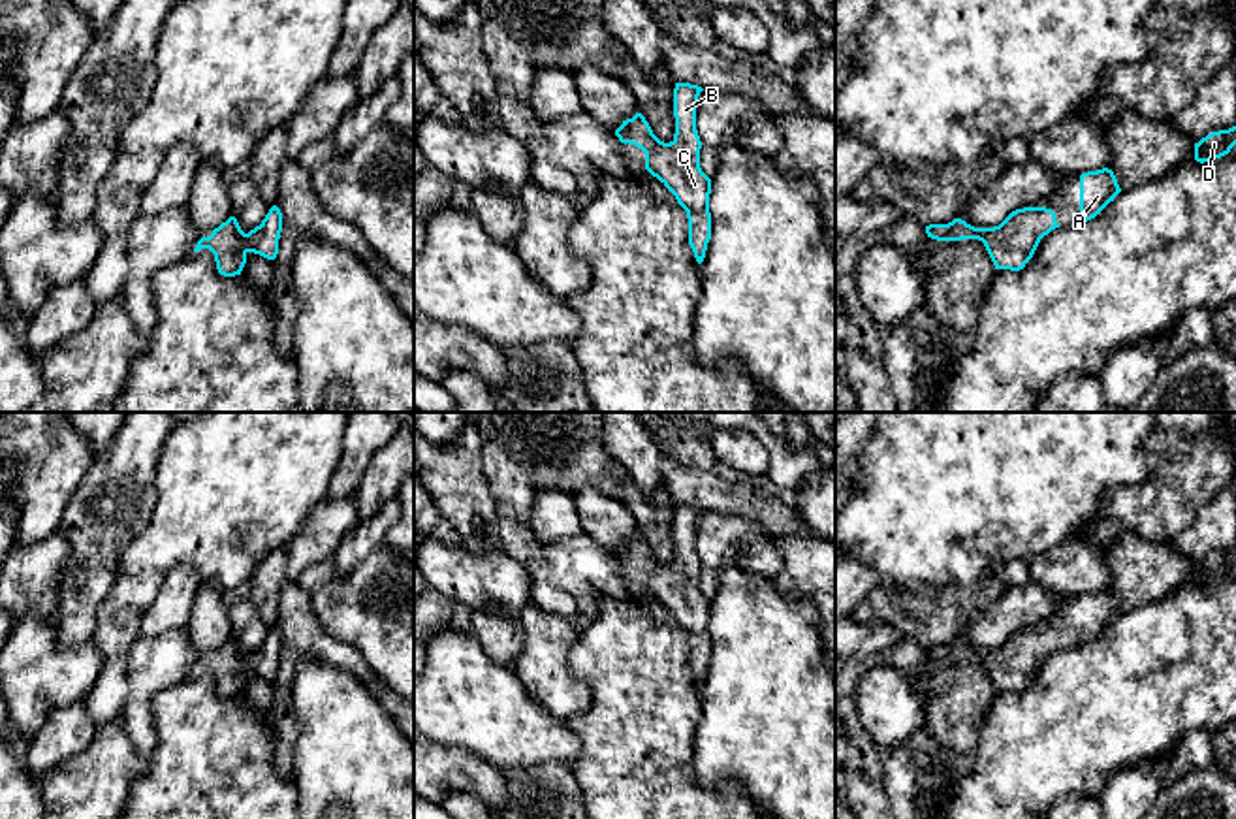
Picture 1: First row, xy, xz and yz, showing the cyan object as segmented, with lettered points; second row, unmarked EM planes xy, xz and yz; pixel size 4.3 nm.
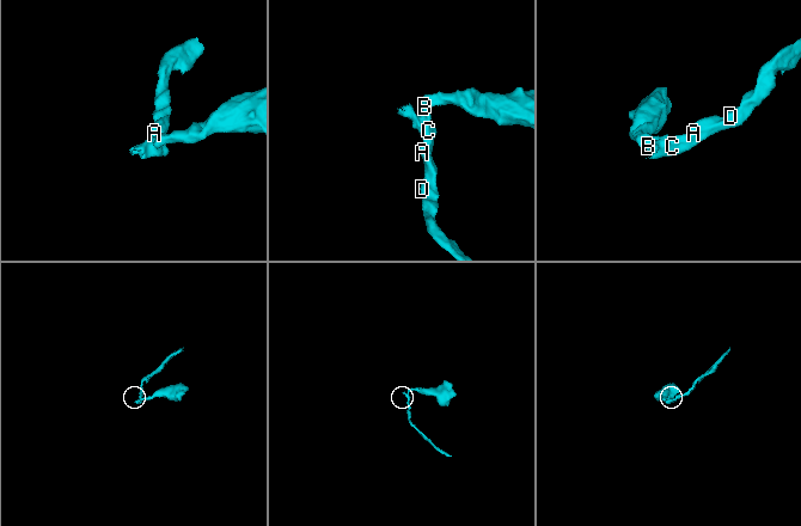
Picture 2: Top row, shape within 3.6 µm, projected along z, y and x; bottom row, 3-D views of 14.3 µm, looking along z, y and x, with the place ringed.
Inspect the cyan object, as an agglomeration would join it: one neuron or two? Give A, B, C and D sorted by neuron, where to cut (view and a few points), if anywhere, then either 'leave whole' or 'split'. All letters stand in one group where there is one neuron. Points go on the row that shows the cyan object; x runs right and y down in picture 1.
A B C D | no cut | leave whole

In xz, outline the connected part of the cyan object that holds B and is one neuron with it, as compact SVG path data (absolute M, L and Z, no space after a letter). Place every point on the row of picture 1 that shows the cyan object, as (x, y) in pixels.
M675 83L675 134L670 143L660 141L653 134L642 113L623 120L615 130L621 143L636 145L645 153L645 169L657 177L687 211L689 245L698 264L704 262L711 239L711 179L700 168L702 141L696 130L696 104L702 90L698 85Z

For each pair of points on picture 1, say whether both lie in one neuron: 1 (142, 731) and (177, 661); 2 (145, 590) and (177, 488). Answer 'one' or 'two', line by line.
1: one
2: two

